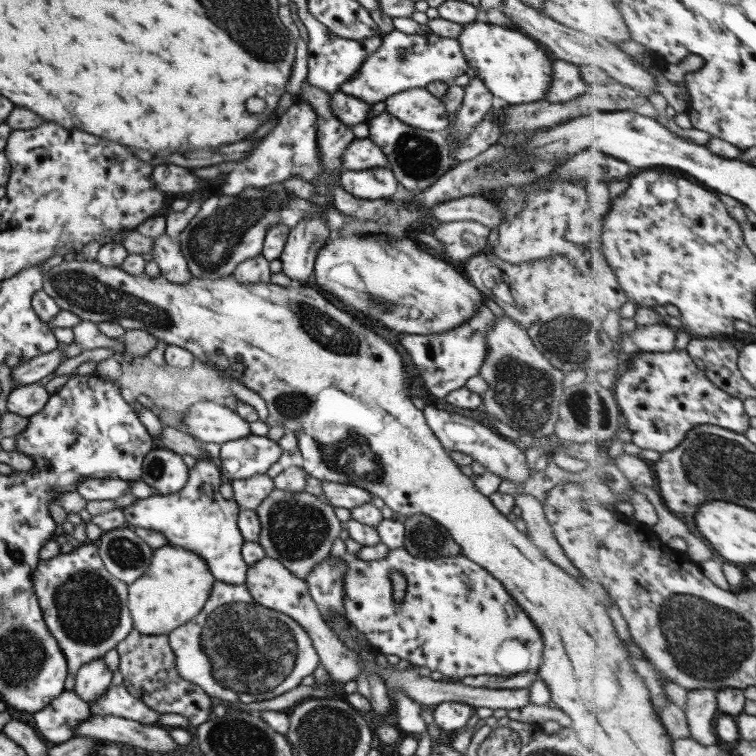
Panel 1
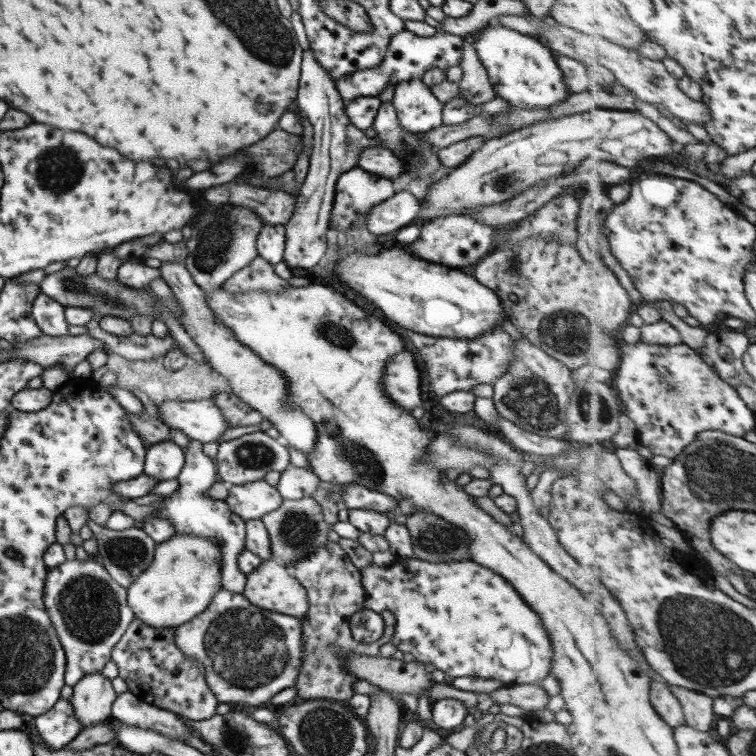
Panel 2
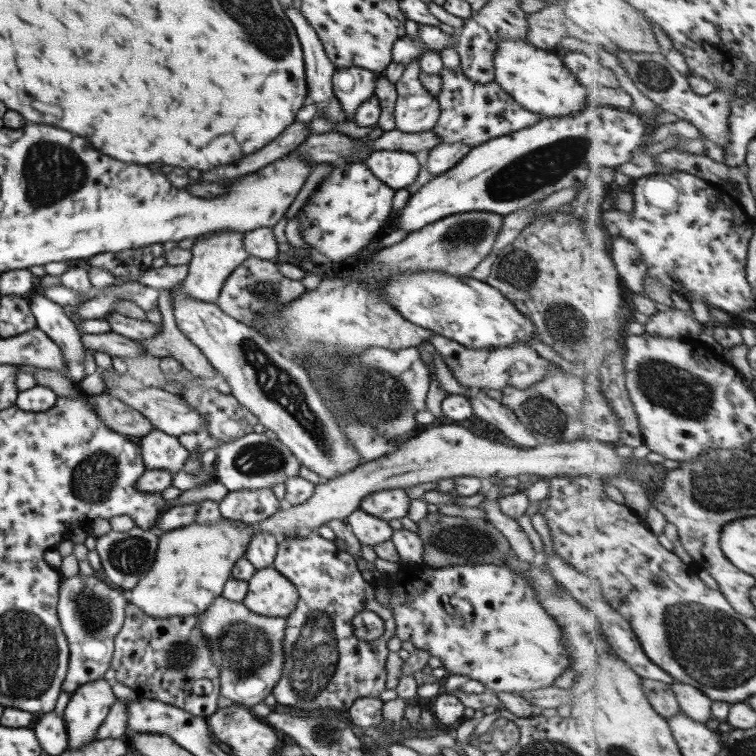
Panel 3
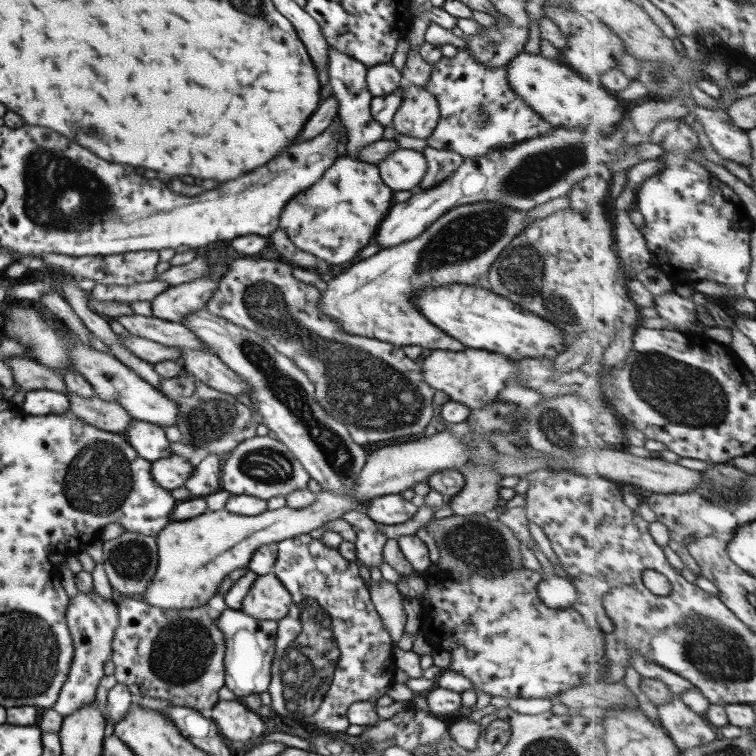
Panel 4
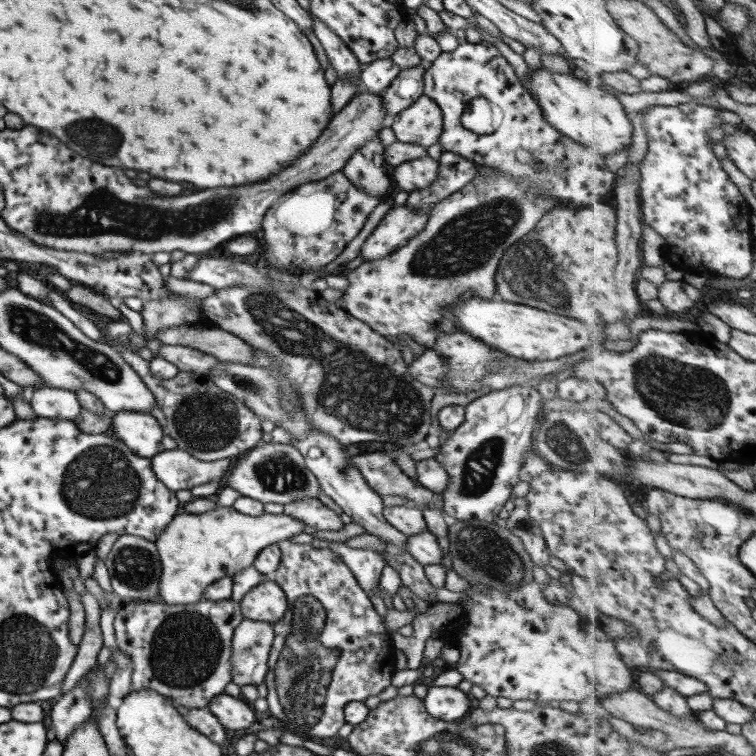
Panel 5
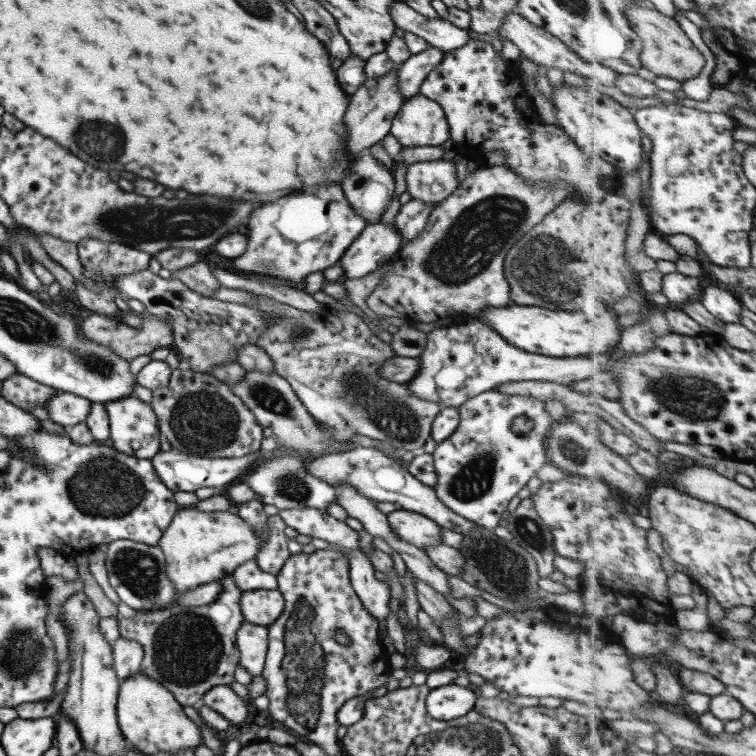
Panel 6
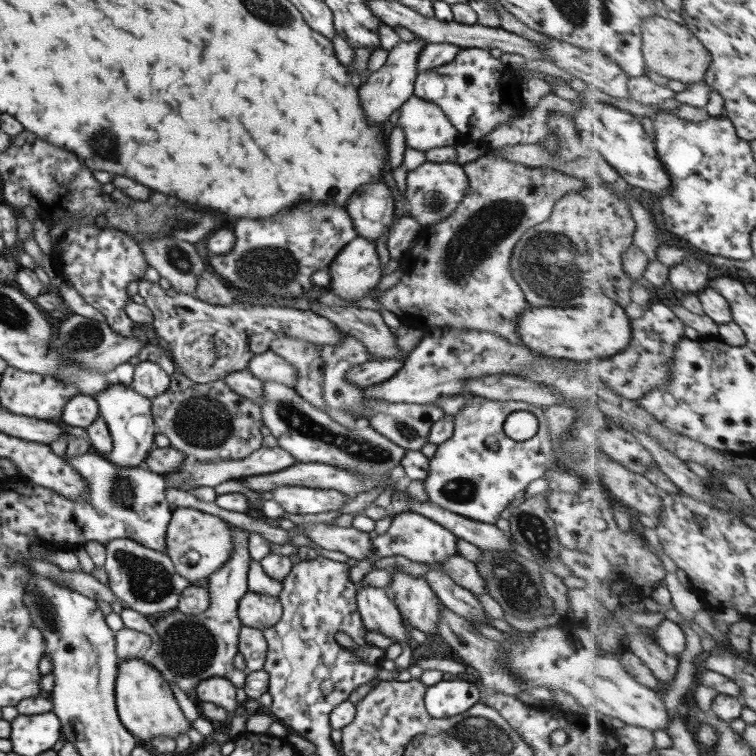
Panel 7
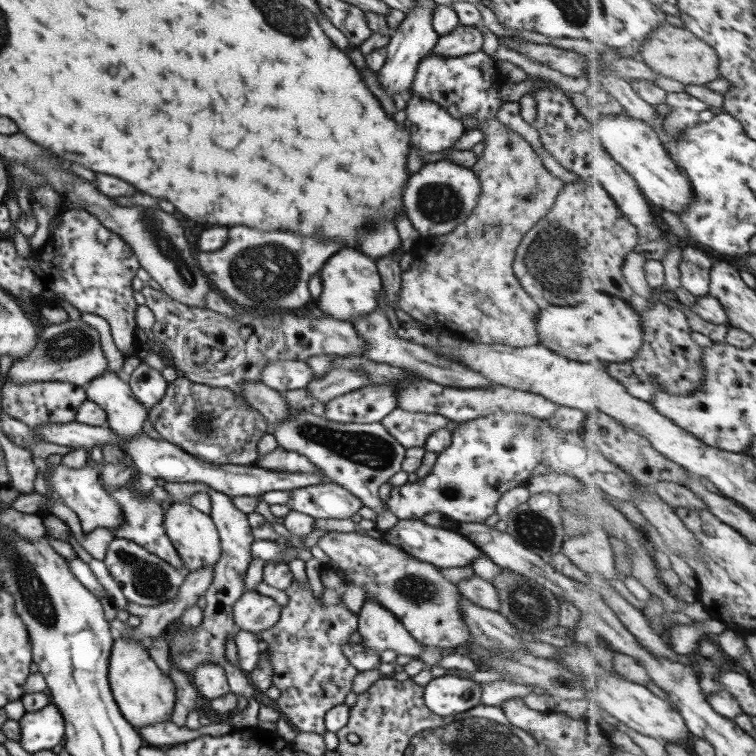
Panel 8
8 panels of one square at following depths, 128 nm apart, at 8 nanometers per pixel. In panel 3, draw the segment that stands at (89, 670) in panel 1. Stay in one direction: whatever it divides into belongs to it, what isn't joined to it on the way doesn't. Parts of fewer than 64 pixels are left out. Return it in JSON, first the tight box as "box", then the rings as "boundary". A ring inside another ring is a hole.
{"box":[63,678,115,750],"boundary":[[[104,678],[83,684],[70,697],[63,714],[68,733],[67,750],[95,741],[97,728],[104,722],[115,698],[112,683]]]}

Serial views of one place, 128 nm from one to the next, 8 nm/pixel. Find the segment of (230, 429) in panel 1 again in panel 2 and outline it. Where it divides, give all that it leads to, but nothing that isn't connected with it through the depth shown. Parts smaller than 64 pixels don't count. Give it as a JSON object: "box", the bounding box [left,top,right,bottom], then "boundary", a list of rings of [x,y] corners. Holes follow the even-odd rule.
{"box":[159,399,229,444],"boundary":[[[213,399],[201,401],[167,400],[159,404],[160,420],[170,429],[180,430],[202,444],[217,442],[229,427]]]}

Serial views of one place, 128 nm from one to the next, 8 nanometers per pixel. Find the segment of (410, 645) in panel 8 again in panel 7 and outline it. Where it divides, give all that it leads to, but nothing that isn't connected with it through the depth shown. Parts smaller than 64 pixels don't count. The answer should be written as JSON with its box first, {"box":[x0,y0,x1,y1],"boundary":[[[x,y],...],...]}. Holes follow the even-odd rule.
{"box":[357,585,414,646],"boundary":[[[369,585],[362,587],[362,589],[357,591],[357,609],[369,632],[378,632],[401,645],[410,643],[414,646],[410,632],[408,632],[408,628],[402,622],[401,612],[393,603],[386,588],[372,587]]]}

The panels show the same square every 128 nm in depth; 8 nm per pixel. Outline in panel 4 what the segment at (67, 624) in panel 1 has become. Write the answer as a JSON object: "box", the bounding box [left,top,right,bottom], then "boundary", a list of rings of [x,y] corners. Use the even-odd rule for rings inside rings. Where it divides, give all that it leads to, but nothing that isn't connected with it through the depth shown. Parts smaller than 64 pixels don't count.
{"box":[52,588,118,718],"boundary":[[[94,588],[91,592],[79,591],[68,605],[66,624],[68,624],[68,630],[72,636],[74,656],[68,678],[63,684],[58,700],[52,707],[62,718],[95,702],[96,688],[104,676],[104,663],[111,656],[111,645],[116,628],[118,628],[117,605],[113,600],[106,600],[98,595]]]}

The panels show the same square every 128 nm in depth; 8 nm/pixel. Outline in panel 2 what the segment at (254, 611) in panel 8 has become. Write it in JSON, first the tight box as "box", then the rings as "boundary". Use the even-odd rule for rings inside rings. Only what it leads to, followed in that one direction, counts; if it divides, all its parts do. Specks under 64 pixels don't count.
{"box":[244,560,309,620],"boundary":[[[277,560],[262,561],[247,576],[244,596],[262,609],[304,620],[309,609],[306,589]]]}

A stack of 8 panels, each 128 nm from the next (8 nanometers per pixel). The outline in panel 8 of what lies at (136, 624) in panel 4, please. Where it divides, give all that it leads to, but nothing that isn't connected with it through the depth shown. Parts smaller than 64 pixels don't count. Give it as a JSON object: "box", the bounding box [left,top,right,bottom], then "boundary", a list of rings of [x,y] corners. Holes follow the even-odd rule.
{"box":[164,482,255,698],"boundary":[[[166,482],[164,484],[166,493],[172,497],[174,503],[190,503],[190,498],[196,493],[207,493],[212,506],[211,518],[218,529],[220,545],[222,546],[222,556],[214,566],[214,579],[208,588],[208,605],[203,611],[202,623],[194,629],[186,629],[178,624],[176,631],[169,630],[164,636],[169,646],[169,656],[178,670],[184,673],[192,673],[202,663],[214,663],[221,666],[226,673],[230,691],[238,697],[250,698],[254,696],[254,688],[250,685],[246,674],[238,665],[232,665],[224,655],[227,637],[229,634],[235,636],[239,632],[233,619],[234,603],[246,592],[244,586],[244,576],[252,560],[252,544],[255,538],[252,528],[249,526],[247,515],[236,509],[232,504],[230,496],[222,492],[213,490],[207,484],[199,482]]]}

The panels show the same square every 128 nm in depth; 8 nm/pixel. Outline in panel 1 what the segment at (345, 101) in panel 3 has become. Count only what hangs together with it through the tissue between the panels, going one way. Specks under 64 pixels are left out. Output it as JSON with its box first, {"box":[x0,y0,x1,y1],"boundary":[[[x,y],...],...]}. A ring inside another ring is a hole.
{"box":[339,30,469,105],"boundary":[[[394,30],[384,34],[382,45],[362,63],[353,77],[340,86],[339,91],[373,105],[406,90],[426,88],[430,82],[448,85],[450,80],[469,72],[469,64],[456,38],[442,38],[433,33],[404,34]],[[400,52],[404,53],[404,58],[400,58]]]}

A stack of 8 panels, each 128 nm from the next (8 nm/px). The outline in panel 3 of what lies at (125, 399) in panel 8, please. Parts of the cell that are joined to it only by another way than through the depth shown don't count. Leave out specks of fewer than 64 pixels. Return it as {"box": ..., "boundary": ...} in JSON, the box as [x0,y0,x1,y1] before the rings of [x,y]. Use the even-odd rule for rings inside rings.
{"box":[137,429,189,475],"boundary":[[[158,429],[137,441],[147,469],[167,470],[174,475],[183,470],[189,457],[189,450],[176,437]]]}

